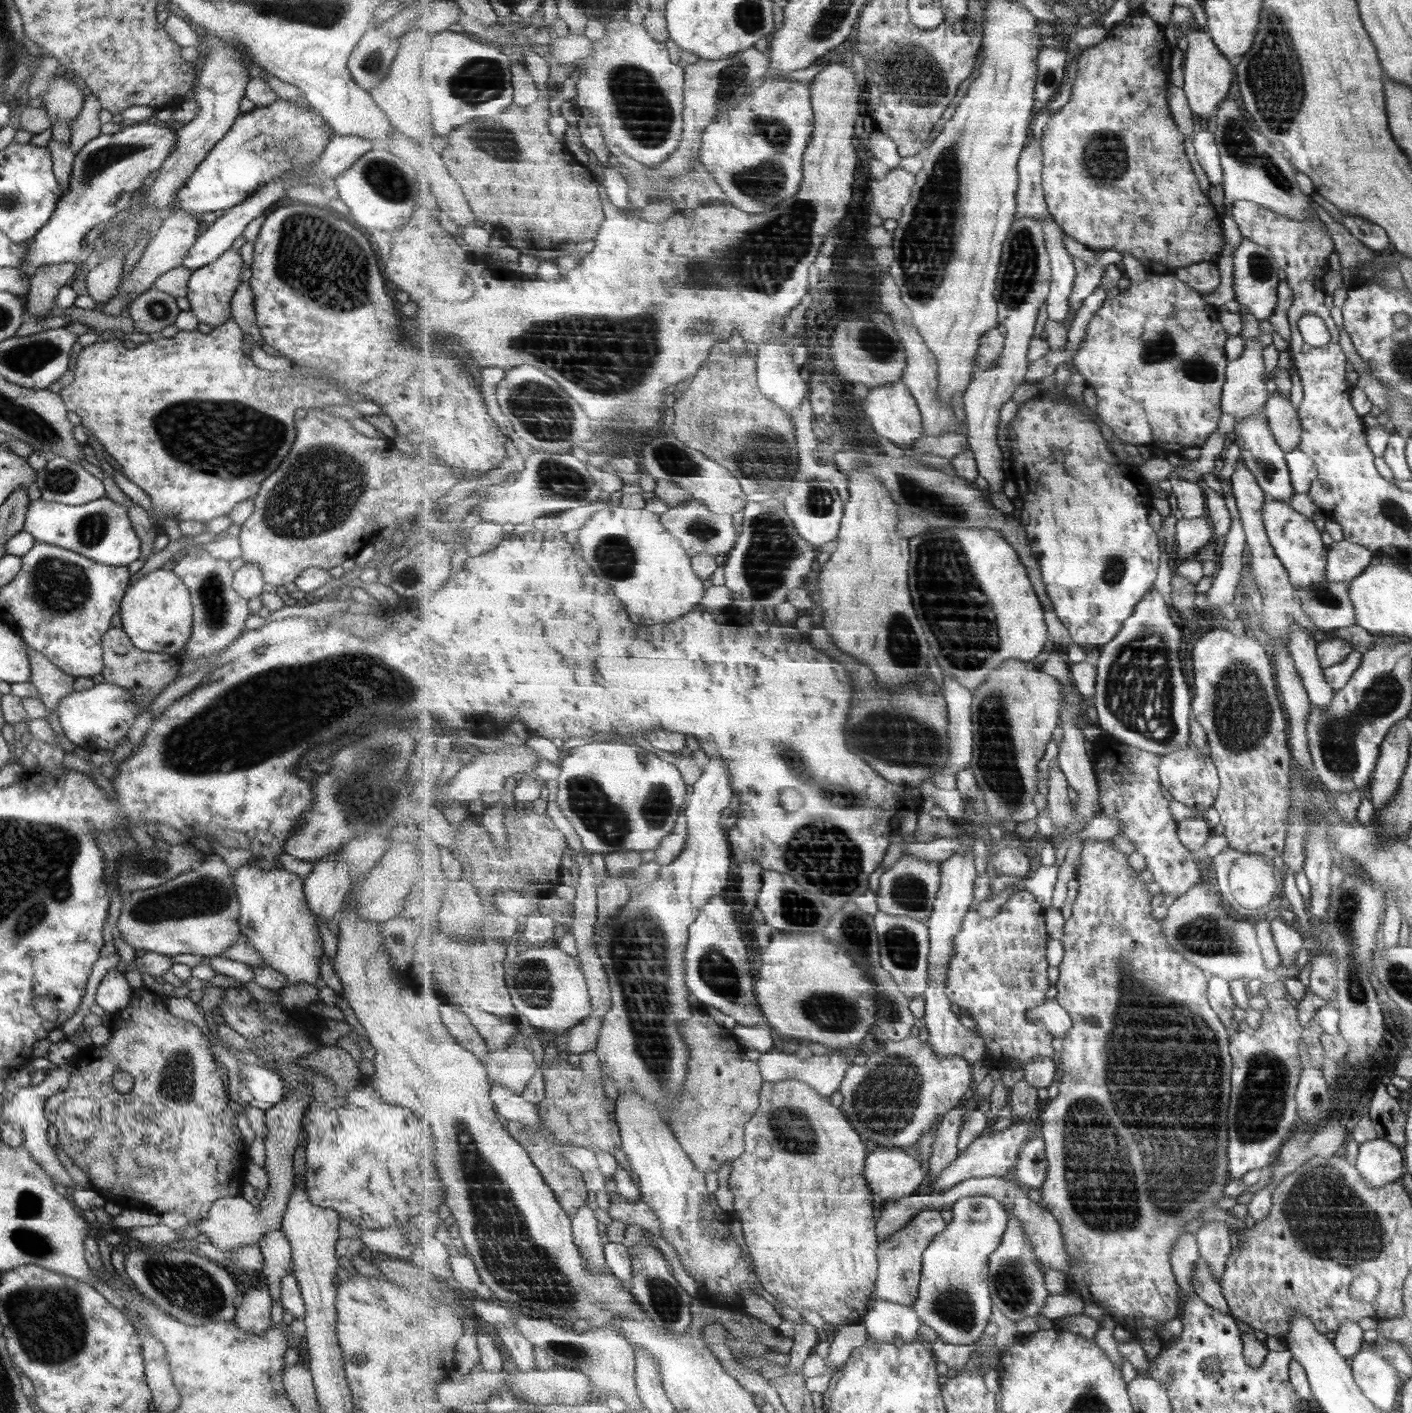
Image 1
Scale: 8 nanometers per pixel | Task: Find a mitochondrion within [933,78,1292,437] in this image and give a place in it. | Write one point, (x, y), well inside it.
(1020, 276)

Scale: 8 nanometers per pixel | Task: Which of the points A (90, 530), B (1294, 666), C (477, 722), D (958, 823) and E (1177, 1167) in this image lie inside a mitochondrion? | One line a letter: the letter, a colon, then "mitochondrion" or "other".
A: mitochondrion
B: other
C: other
D: other
E: mitochondrion

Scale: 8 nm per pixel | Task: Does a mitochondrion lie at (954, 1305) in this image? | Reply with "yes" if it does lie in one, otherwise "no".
yes

